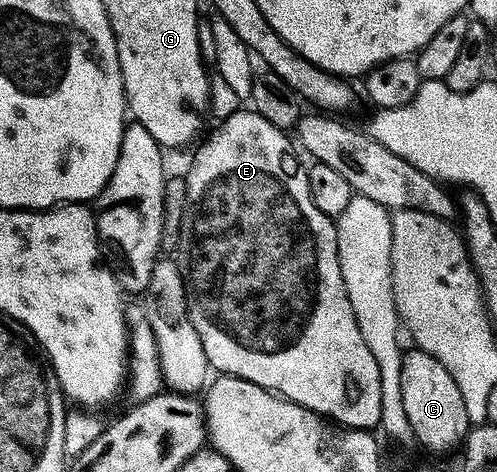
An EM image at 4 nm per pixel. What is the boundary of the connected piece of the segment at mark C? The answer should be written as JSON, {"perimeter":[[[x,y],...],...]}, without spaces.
{"perimeter":[[[414,349],[411,355],[409,352],[404,358],[401,388],[405,412],[408,413],[415,440],[438,455],[446,455],[454,450],[457,452],[465,444],[472,424],[468,408],[464,405],[464,397],[460,393],[460,385],[452,381],[452,373],[448,373],[448,369],[444,369],[444,365],[427,351]]]}

